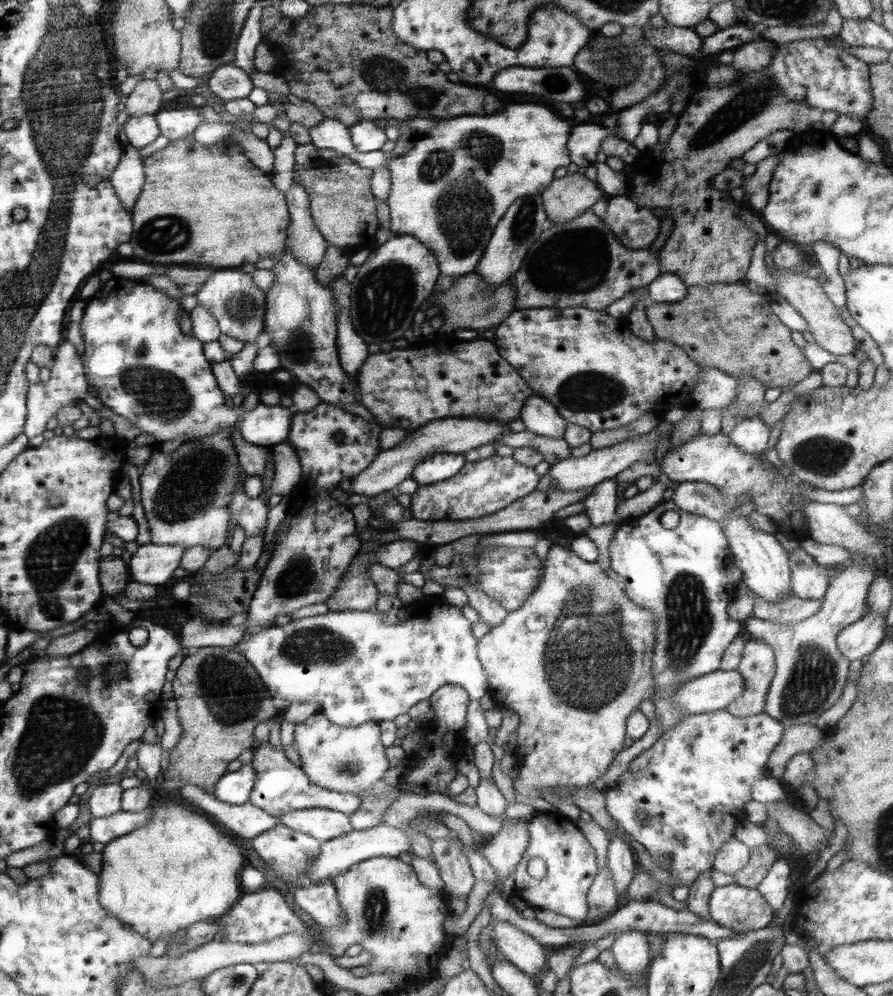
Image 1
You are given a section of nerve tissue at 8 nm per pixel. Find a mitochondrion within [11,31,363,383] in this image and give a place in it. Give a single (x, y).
(63, 155)

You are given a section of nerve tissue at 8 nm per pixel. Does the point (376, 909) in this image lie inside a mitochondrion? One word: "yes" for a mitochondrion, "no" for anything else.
yes

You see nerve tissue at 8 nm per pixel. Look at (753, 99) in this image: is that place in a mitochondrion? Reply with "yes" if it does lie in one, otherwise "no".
yes

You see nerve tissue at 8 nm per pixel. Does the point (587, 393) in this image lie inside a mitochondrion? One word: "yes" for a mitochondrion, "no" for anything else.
yes

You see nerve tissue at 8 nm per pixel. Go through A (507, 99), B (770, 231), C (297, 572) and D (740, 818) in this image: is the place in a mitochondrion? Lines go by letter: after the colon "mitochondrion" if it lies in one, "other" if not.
A: other
B: other
C: mitochondrion
D: other

